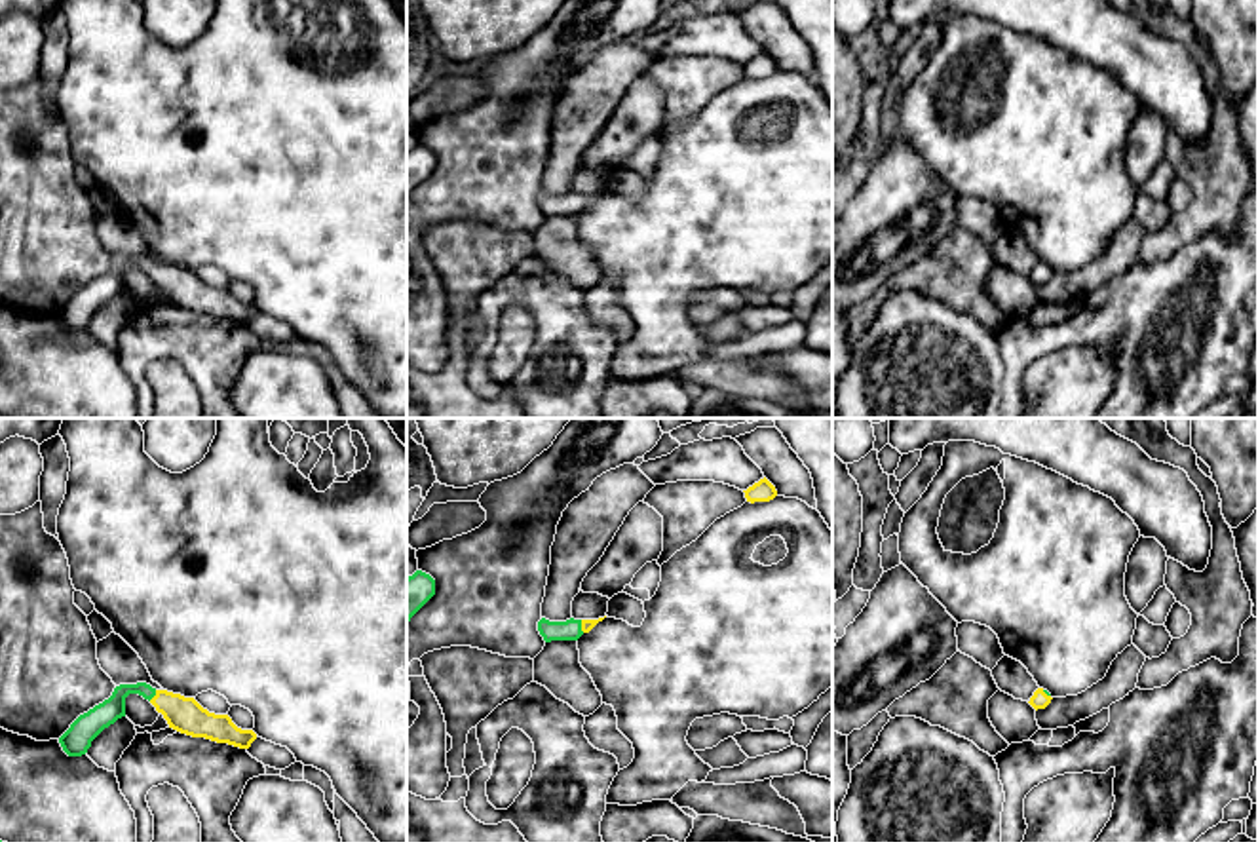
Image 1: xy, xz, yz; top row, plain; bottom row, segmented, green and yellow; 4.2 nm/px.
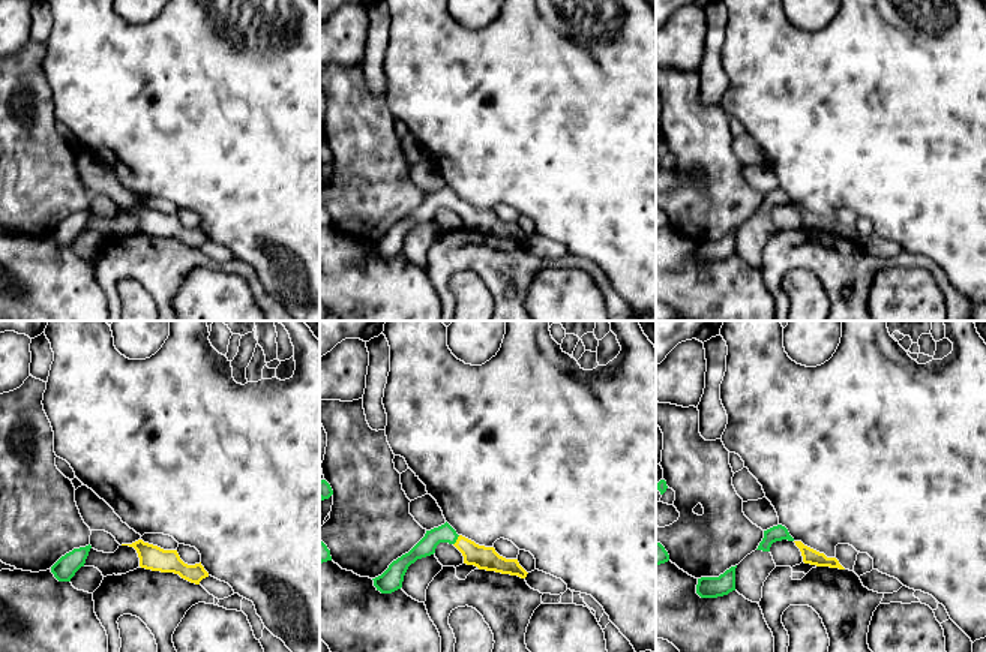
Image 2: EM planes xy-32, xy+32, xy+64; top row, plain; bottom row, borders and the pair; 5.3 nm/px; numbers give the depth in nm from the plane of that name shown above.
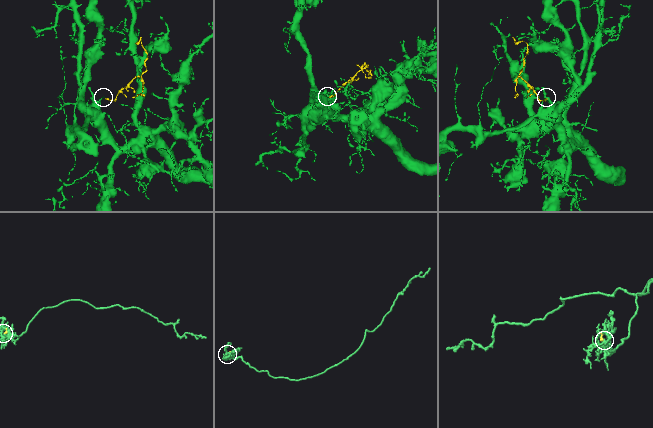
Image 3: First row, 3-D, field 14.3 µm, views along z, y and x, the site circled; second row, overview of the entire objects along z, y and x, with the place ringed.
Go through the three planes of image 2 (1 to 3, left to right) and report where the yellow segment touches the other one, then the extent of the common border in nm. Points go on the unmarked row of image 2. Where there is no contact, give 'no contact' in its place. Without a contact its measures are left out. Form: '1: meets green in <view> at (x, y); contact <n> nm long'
1: no contact
2: meets green in xy+32 at (456, 203); contact 70 nm long
3: no contact

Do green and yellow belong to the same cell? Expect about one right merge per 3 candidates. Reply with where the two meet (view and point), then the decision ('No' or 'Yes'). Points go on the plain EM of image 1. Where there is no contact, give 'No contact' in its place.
Touches green at xy (152, 270). Yes

